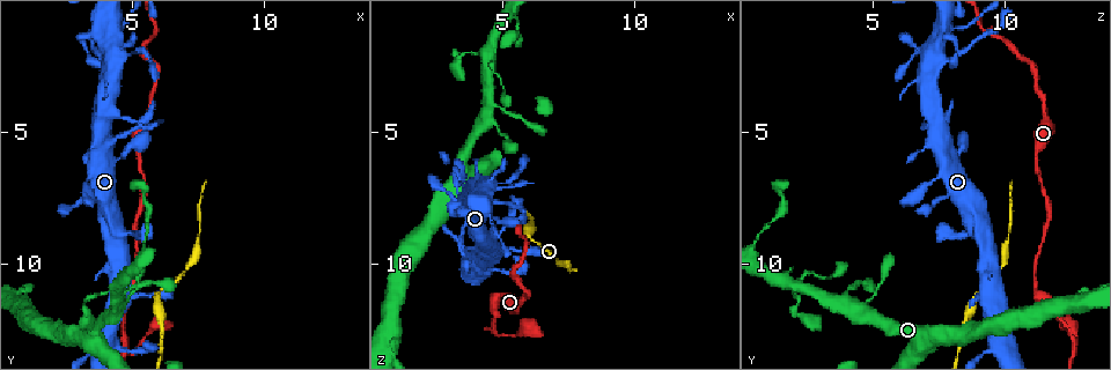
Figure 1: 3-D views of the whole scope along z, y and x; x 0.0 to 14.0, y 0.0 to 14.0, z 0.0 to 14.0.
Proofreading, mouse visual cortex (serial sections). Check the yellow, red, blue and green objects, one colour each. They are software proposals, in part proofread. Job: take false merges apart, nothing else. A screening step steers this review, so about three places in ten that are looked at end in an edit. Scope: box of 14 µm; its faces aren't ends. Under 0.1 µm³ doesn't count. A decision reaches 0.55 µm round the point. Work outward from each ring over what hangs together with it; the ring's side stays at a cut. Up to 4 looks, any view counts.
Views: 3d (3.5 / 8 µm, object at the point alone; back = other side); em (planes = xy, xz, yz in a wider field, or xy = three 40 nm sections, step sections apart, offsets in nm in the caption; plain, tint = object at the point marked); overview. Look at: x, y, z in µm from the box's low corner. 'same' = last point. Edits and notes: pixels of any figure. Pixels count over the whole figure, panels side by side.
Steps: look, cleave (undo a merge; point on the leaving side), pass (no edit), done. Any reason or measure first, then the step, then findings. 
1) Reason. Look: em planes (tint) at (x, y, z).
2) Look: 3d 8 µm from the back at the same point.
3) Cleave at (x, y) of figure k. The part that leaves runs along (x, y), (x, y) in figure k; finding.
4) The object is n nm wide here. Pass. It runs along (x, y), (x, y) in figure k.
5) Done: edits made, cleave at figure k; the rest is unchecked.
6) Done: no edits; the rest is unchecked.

Sharp bend. Look: 3d 3.5 µm at (4.4, 10.8, 2.1).

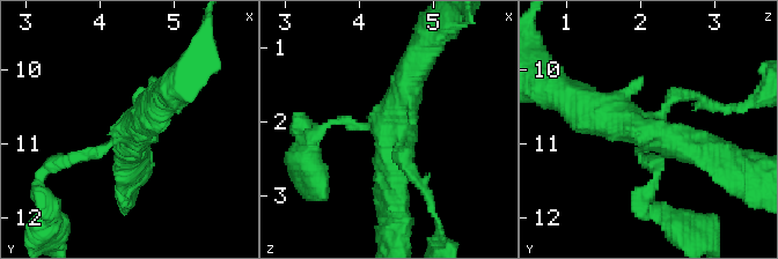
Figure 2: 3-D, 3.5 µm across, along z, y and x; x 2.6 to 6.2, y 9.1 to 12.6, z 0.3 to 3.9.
Pass. It runs along (723, 160), (586, 106) in figure 2; one cell here.

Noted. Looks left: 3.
Three arms meet. Look: 3d 3.5 µm at (4.8, 12.8, 12.6).

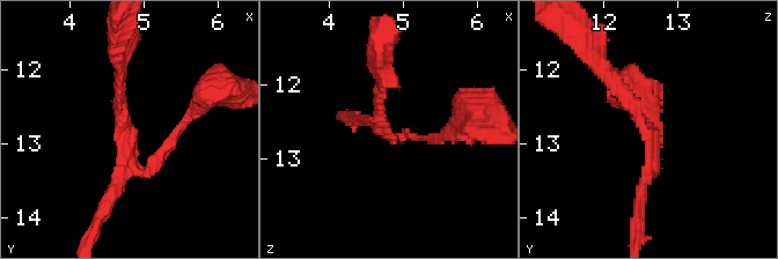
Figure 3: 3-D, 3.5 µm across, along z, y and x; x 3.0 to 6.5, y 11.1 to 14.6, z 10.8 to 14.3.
3 arms meet here; the arms are 100, 150, 200 nm wide. Look: em planes (tint) at (4.75, 12.70, 12.55).

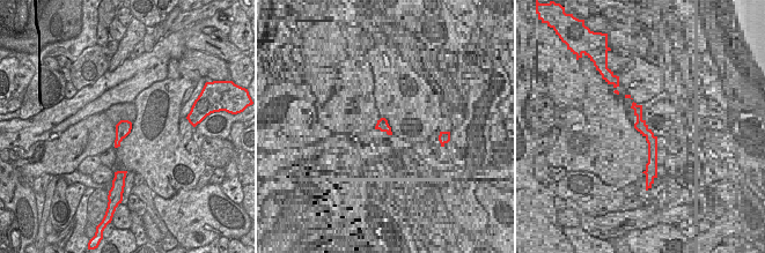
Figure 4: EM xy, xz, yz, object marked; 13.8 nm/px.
Pass. It runs along (599, 61), (655, 135), (655, 161) in figure 3; one cell here.

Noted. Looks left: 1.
Done: no edits; the rest is unchecked.

